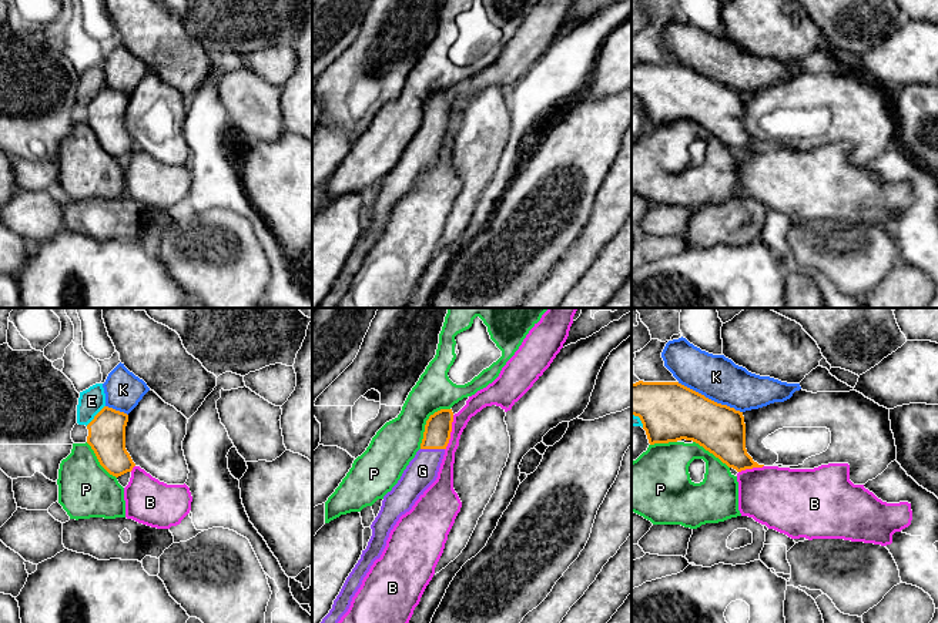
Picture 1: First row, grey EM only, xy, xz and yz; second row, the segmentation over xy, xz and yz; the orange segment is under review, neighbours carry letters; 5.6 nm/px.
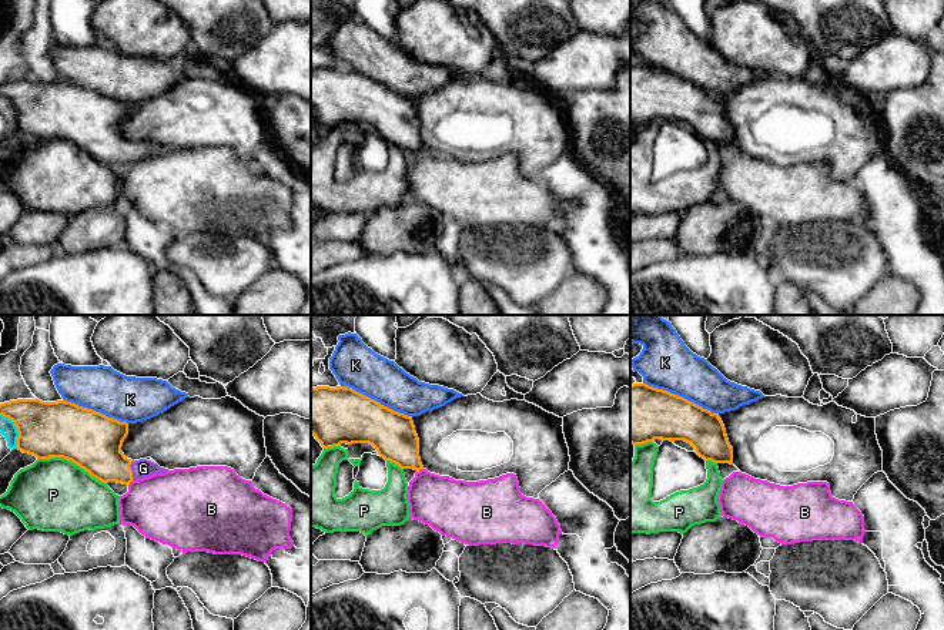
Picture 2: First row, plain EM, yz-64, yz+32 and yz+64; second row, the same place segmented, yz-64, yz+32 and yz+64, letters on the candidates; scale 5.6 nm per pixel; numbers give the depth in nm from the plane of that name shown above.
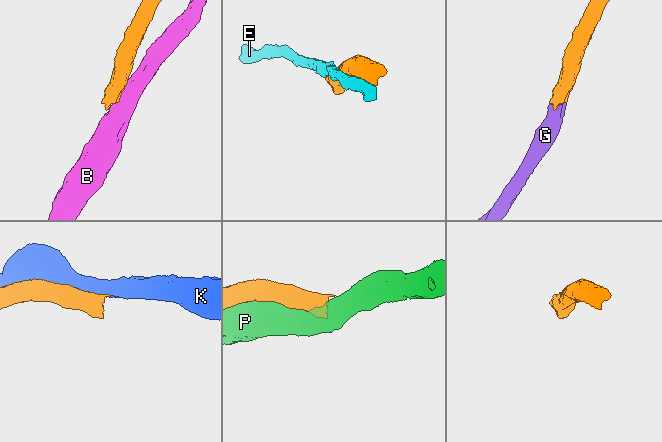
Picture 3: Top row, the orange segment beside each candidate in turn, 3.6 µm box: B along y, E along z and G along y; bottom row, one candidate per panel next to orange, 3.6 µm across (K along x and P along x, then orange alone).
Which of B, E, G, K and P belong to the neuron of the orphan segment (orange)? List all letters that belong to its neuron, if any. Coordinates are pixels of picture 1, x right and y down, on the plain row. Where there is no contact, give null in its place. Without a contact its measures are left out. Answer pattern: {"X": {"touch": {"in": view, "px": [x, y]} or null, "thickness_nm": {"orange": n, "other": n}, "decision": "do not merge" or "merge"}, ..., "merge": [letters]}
{"B": {"touch": {"in": "xz", "px": [451, 111]}, "thickness_nm": {"orange": 150, "other": 100}, "decision": "do not merge"}, "E": {"touch": {"in": "xy", "px": [96, 96]}, "thickness_nm": {"orange": 200, "other": 150}, "decision": "do not merge"}, "G": {"touch": {"in": "xz", "px": [432, 129]}, "thickness_nm": {"orange": 150, "other": 180}, "decision": "merge"}, "K": {"touch": {"in": "yz", "px": [710, 80]}, "thickness_nm": {"orange": 340, "other": 260}, "decision": "do not merge"}, "P": {"touch": {"in": "xz", "px": [426, 103]}, "thickness_nm": {"orange": 150, "other": 240}, "decision": "do not merge"}, "merge": ["G"]}

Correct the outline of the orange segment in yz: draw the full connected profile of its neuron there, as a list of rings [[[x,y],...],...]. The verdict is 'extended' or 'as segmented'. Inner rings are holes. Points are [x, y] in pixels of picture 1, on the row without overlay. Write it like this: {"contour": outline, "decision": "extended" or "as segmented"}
{"contour": [[[679,63],[632,64],[632,96],[640,98],[650,125],[686,120],[737,153],[764,147],[747,134],[743,93]]], "decision": "as segmented"}

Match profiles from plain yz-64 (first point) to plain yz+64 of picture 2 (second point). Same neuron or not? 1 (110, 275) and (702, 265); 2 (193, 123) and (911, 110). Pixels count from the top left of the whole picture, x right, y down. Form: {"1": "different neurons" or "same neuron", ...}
{"1": "same neuron", "2": "different neurons"}

